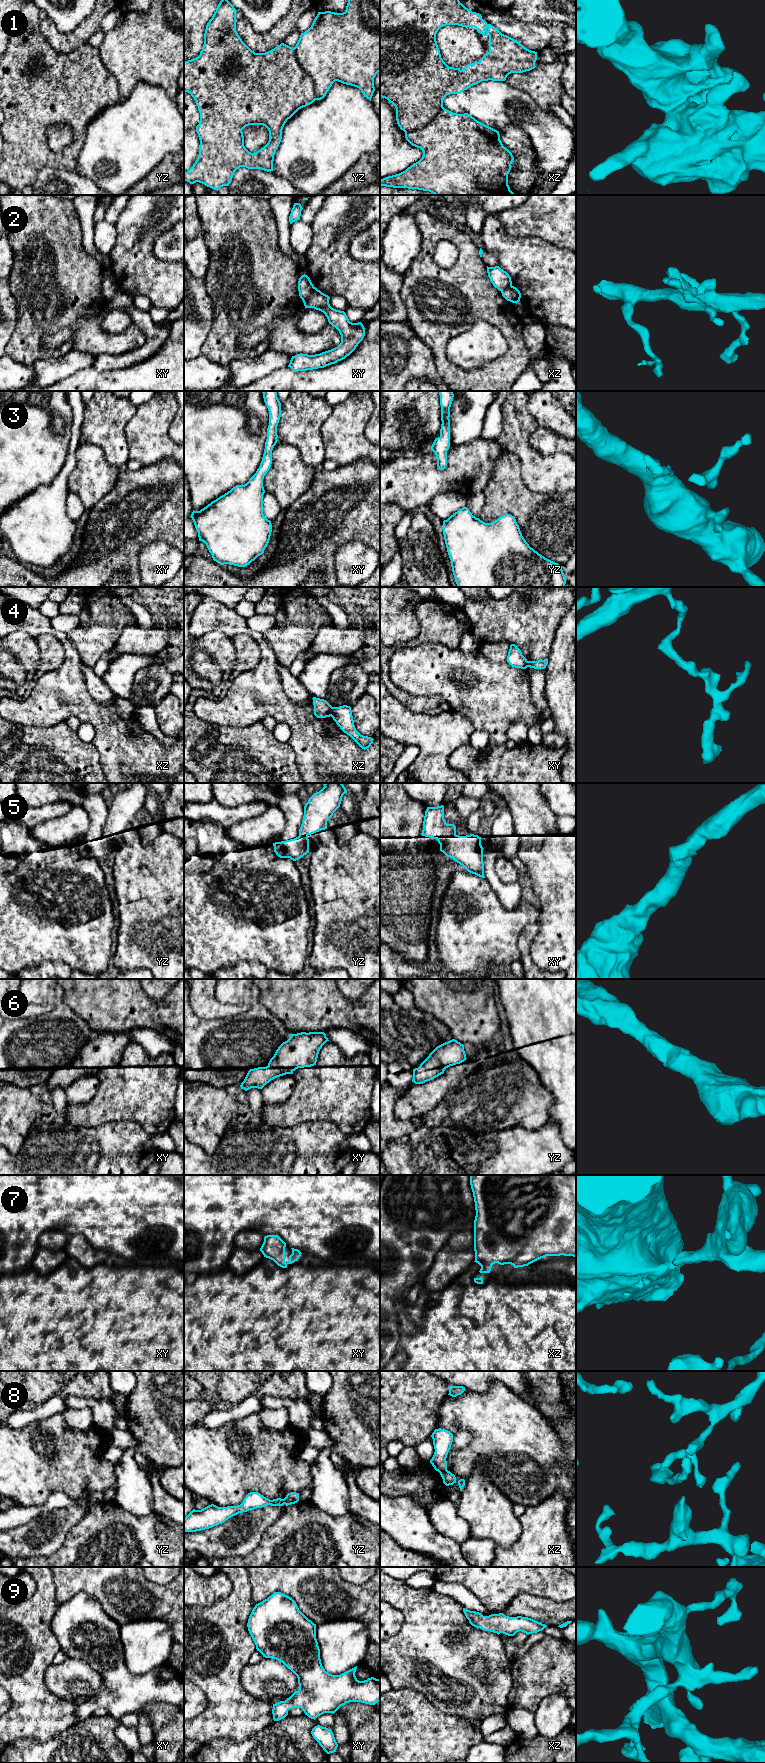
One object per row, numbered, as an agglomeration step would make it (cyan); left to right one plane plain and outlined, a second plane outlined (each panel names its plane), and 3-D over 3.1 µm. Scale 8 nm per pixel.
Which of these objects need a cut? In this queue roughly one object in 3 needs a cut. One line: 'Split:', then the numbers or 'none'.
Split: 1, 2, 4, 8

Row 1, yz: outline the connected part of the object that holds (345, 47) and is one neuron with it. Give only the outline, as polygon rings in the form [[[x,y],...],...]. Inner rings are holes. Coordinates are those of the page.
[[[348,0],[343,13],[318,12],[294,49],[300,66],[314,82],[316,100],[323,99],[335,81],[359,88],[371,100],[374,78],[380,72],[380,0]]]

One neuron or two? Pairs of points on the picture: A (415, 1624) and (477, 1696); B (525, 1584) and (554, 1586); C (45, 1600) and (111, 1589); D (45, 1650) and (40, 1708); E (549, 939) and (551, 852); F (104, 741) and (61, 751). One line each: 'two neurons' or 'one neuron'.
A: one neuron
B: one neuron
C: two neurons
D: one neuron
E: one neuron
F: two neurons

